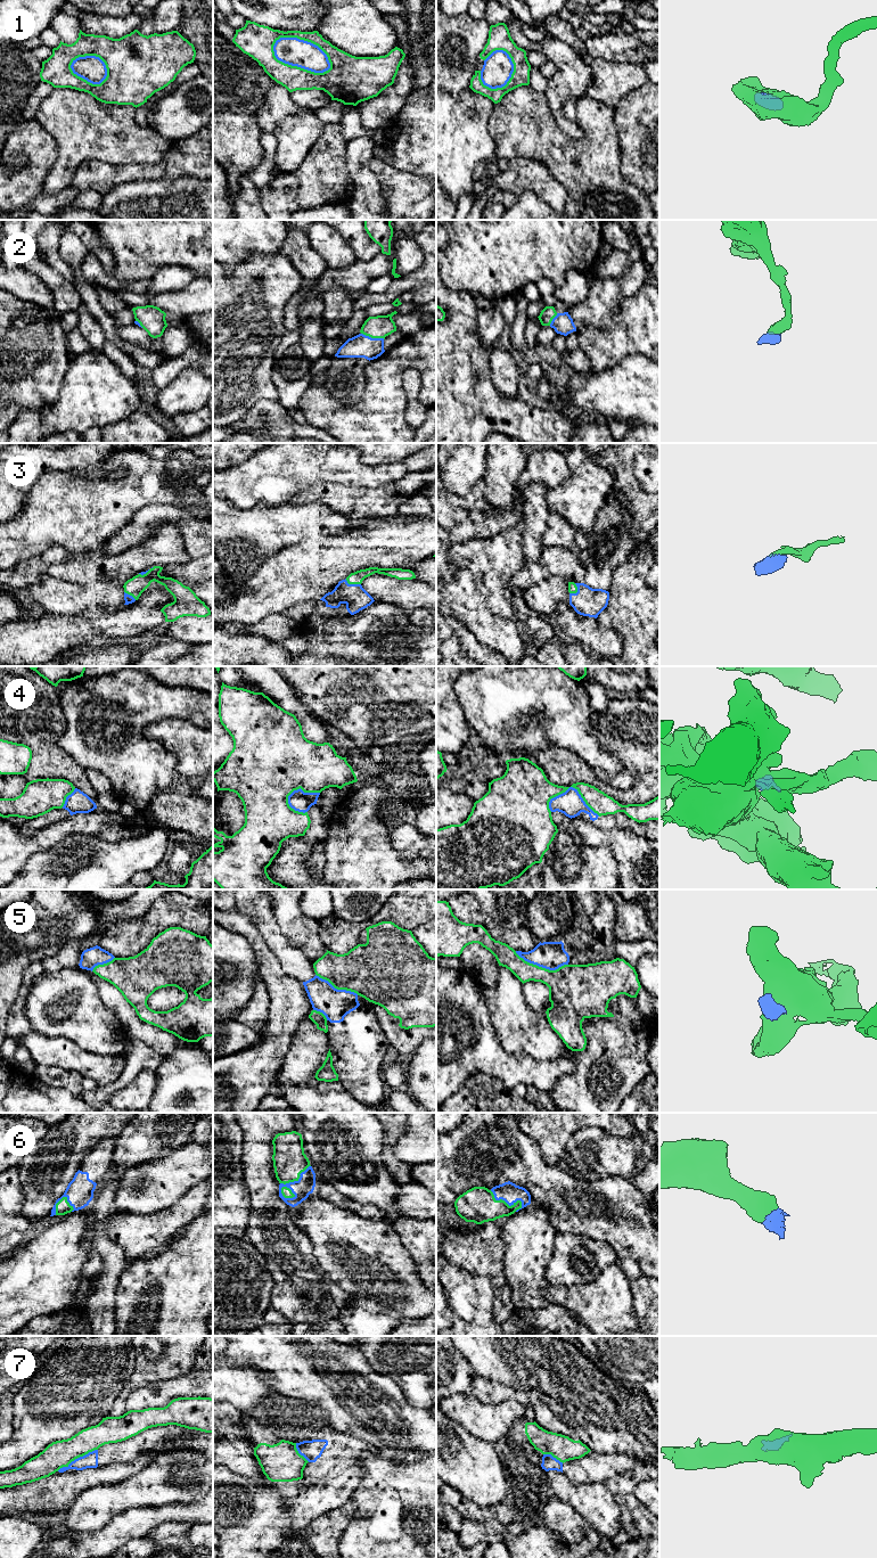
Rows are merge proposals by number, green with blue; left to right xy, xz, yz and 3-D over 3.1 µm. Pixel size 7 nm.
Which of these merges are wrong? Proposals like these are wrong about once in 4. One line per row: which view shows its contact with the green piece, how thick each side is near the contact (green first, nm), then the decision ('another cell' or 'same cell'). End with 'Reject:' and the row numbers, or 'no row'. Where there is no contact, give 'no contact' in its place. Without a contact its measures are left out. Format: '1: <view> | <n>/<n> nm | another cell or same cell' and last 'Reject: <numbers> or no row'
1: xz | 170/190 nm | another cell
2: xz | 160/160 nm | same cell
3: xz | 90/170 nm | same cell
4: yz | 160/170 nm | another cell
5: yz | 320/200 nm | another cell
6: xz | 240/130 nm | same cell
7: xy | 190/110 nm | another cell
Reject: 1, 4, 5, 7

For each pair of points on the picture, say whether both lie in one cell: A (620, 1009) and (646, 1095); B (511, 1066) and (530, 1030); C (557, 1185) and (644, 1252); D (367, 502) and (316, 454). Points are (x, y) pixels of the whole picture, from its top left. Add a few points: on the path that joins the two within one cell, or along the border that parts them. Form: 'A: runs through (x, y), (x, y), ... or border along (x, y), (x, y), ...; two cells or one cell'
A: border along (647, 1074), (623, 1100); two cells
B: border along (497, 1036), (508, 1052), (525, 1052), (544, 1060); two cells
C: runs through (573, 1203), (584, 1218), (604, 1219), (620, 1228); one cell
D: border along (322, 481), (375, 489); two cells

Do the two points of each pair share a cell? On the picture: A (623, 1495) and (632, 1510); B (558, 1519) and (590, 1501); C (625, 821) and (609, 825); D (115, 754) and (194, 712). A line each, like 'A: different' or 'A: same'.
A: same
B: different
C: same
D: same

